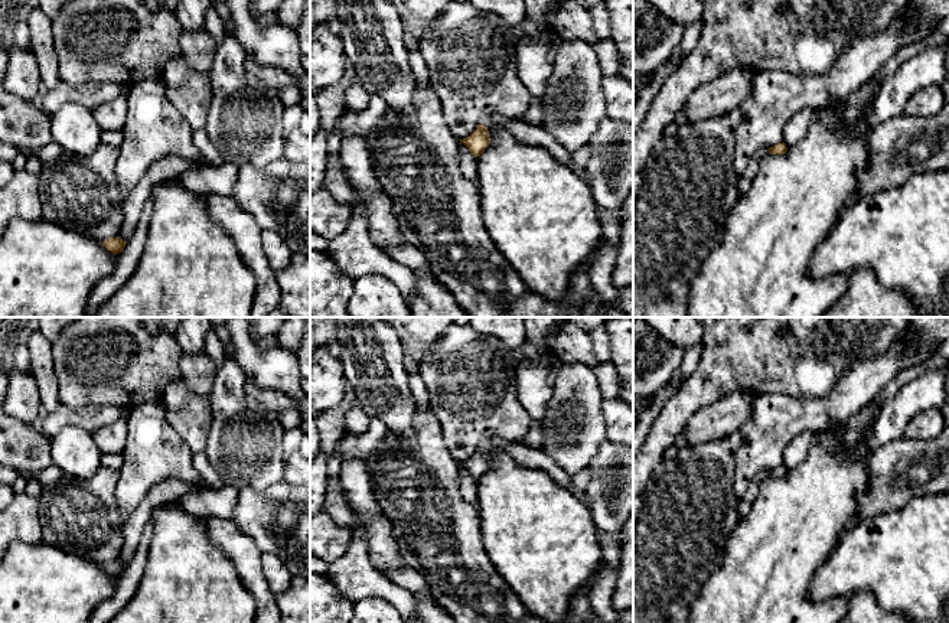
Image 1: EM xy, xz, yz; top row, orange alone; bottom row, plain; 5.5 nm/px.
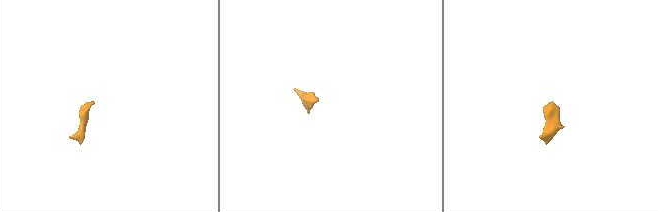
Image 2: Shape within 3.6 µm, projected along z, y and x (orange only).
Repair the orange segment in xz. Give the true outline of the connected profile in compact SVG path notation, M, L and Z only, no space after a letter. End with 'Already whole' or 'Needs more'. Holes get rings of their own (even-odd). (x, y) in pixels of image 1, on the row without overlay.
M499 438L487 440L469 460L460 463L474 480L479 480L489 469L490 460L487 453L490 450L502 450L508 453L518 464L545 472L552 480L588 506L586 489L575 487L570 480L570 474L567 474L547 453L539 449L524 446L518 441L508 443Z. Needs more

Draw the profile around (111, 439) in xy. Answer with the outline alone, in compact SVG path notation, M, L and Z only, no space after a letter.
M127 415L92 433L101 454L121 453L127 441Z

